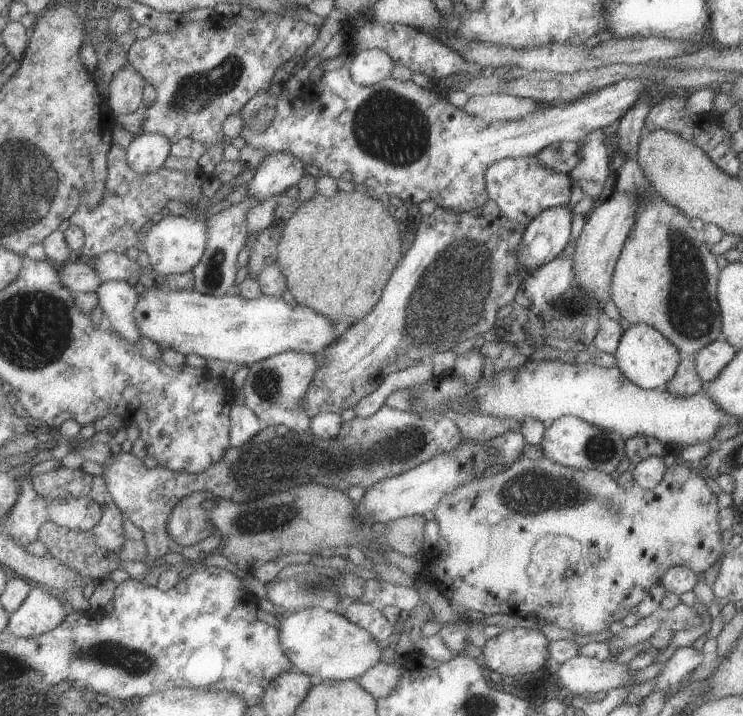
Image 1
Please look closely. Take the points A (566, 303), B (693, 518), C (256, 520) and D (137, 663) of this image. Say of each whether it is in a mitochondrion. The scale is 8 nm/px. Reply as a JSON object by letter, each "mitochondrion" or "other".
{"A":"mitochondrion","B":"other","C":"mitochondrion","D":"mitochondrion"}

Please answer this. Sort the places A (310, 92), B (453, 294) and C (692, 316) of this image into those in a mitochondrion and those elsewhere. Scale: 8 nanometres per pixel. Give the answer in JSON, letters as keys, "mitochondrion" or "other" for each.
{"A":"other","B":"mitochondrion","C":"mitochondrion"}

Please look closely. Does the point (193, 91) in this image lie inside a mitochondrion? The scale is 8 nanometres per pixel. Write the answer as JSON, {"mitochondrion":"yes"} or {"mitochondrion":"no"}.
{"mitochondrion":"yes"}

